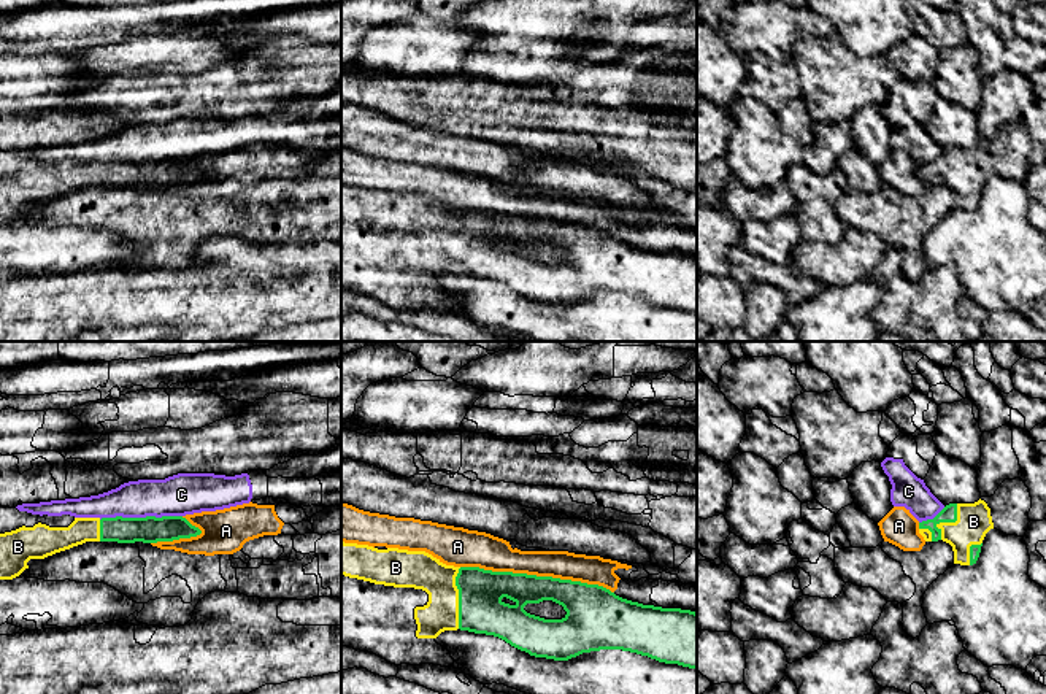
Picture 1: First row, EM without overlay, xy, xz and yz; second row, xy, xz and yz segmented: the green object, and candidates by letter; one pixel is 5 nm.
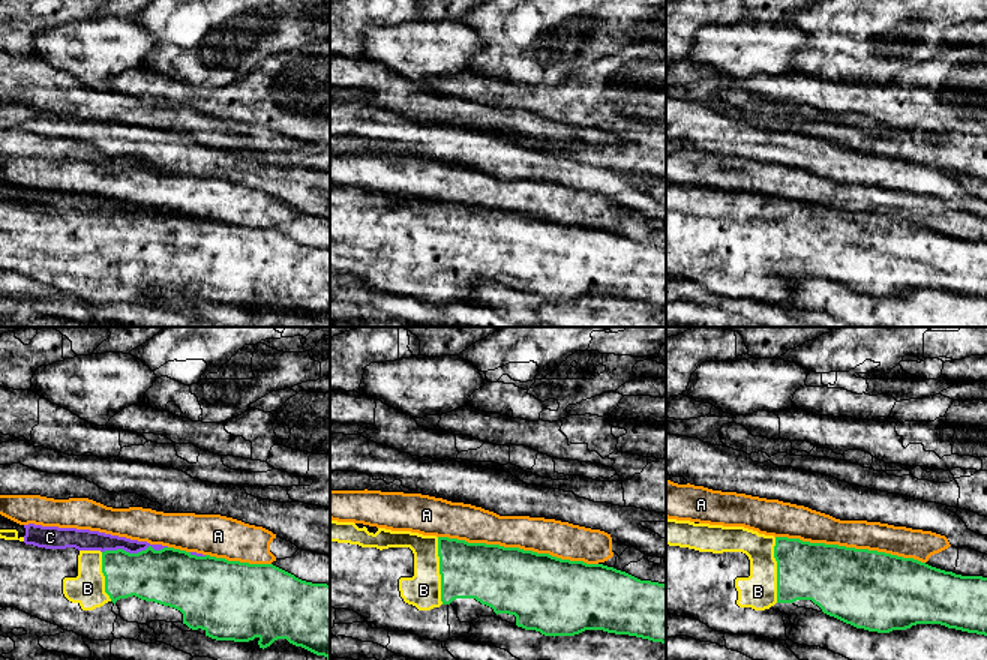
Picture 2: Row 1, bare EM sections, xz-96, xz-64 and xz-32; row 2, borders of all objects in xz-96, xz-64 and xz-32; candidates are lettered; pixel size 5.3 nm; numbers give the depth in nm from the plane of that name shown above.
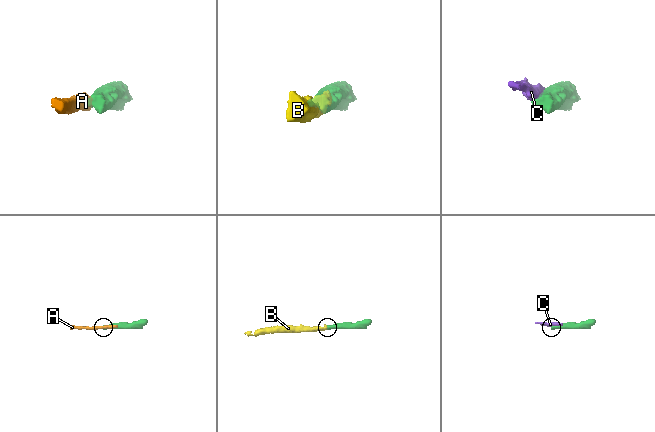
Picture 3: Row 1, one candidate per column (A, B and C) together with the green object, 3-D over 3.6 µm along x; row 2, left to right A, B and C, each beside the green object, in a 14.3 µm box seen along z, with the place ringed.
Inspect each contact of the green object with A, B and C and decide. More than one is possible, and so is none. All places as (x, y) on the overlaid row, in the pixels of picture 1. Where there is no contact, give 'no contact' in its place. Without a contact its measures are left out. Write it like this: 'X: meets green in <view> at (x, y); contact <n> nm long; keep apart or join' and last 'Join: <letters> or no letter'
A: meets green in xz at (535, 575); contact 800 nm long; keep apart
B: meets green in xz at (459, 597); contact 320 nm long; join
C: meets green in xy at (140, 518); contact 420 nm long; keep apart
Join: B

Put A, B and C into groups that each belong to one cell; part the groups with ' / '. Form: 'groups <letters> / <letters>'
groups A / B / C

